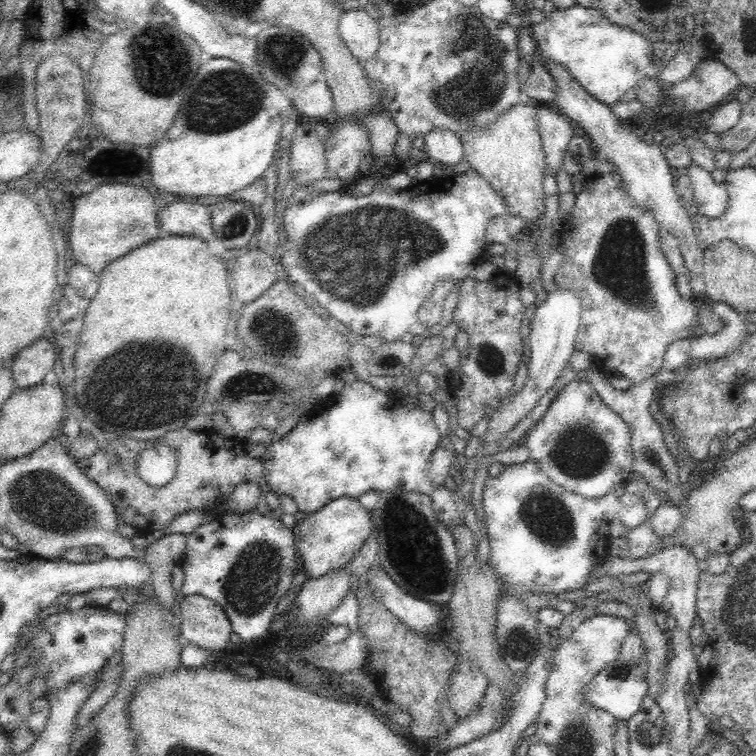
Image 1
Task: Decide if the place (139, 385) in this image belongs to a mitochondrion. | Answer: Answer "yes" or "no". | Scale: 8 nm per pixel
yes

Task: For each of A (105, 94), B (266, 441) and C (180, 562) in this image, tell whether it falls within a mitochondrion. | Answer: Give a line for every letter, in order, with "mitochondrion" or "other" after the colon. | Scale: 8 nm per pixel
A: other
B: other
C: other

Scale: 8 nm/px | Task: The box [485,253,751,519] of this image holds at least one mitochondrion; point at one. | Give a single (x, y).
(580, 455)

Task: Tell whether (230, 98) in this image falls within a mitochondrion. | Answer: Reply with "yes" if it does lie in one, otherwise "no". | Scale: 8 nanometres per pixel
yes

